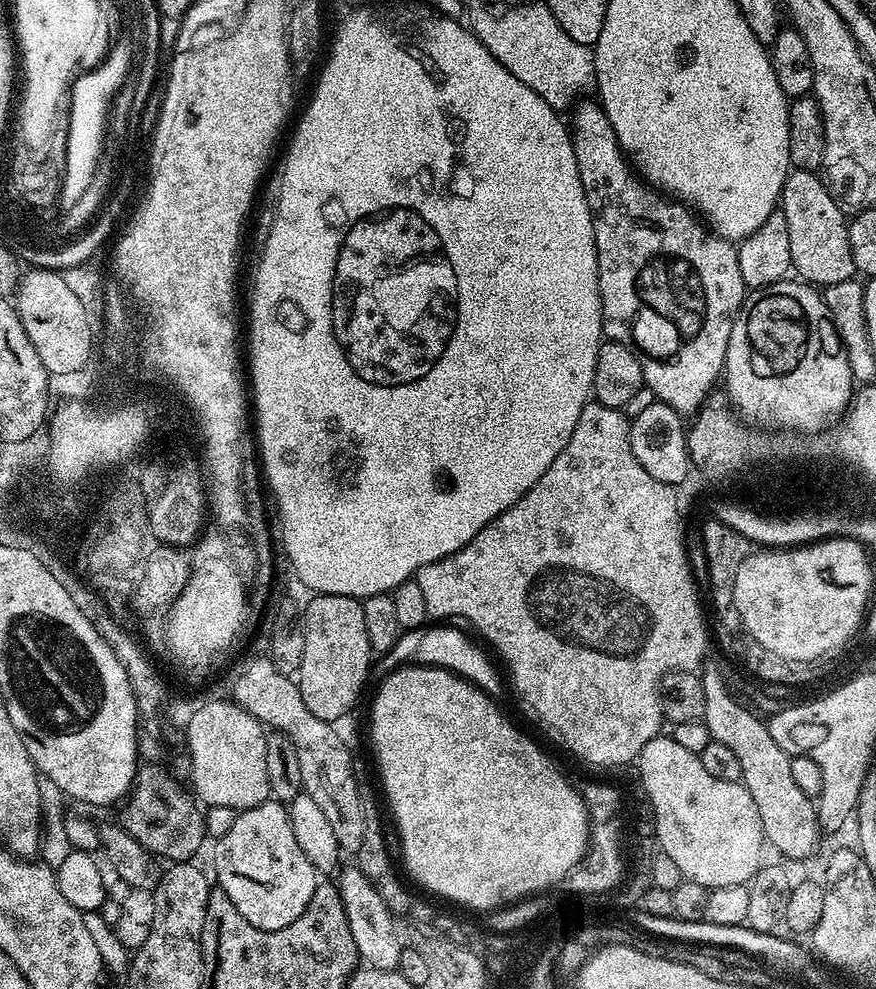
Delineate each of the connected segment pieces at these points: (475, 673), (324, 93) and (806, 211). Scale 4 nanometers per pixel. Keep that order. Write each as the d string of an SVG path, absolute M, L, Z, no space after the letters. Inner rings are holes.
M433 626L405 631L398 643L375 661L372 668L373 677L378 680L384 679L392 671L396 671L399 667L412 663L423 667L445 668L450 672L455 672L457 675L464 677L465 680L471 681L472 684L475 684L476 687L482 689L489 696L500 698L500 695L504 692L504 684L506 688L505 679L503 682L499 672L491 660L484 654L483 650L476 646L462 631L456 628L450 626Z
M397 2L397 3L396 3L396 5L395 5L395 12L379 12L379 11L376 11L376 12L359 12L359 13L358 13L358 15L356 15L356 17L354 17L354 18L353 18L353 19L352 19L352 20L348 20L348 25L346 25L346 26L345 26L345 28L344 28L344 29L343 29L343 30L340 30L340 29L338 29L338 28L336 28L336 29L335 29L335 32L334 32L334 36L335 36L335 37L334 37L334 38L333 38L333 40L332 40L332 53L330 53L330 54L329 54L329 56L328 56L328 61L326 61L326 62L325 62L325 64L324 64L324 69L322 69L322 70L321 70L321 72L320 72L320 77L318 77L318 78L317 78L317 80L316 80L316 89L314 89L314 90L313 90L313 92L312 92L312 97L310 97L310 98L309 98L309 100L308 100L308 105L306 105L306 106L305 106L305 108L304 108L304 113L302 113L302 114L301 114L301 116L300 116L300 121L298 121L298 122L297 122L297 124L296 124L296 129L294 129L294 130L293 130L293 132L292 132L292 141L290 141L290 142L289 142L289 144L288 144L288 153L286 153L286 154L285 154L285 156L284 156L284 169L282 169L282 170L281 170L281 172L280 172L280 197L278 197L278 198L277 198L277 200L276 200L276 217L274 217L274 218L273 218L273 220L272 220L272 225L270 225L270 226L269 226L269 228L268 228L268 237L266 237L266 238L265 238L265 240L264 240L264 253L262 253L262 254L261 254L261 256L260 256L260 261L258 261L258 262L257 262L257 264L256 264L256 277L254 277L254 278L253 278L253 280L252 280L252 305L250 305L250 306L249 306L249 308L248 308L248 356L247 356L247 352L246 352L246 364L247 364L247 367L248 367L248 364L249 364L249 366L250 366L250 367L252 367L252 376L251 376L251 372L250 372L250 400L251 400L251 403L252 403L252 404L253 404L253 405L254 405L254 403L256 403L256 432L255 432L255 431L254 431L254 436L255 436L255 439L256 439L256 440L257 440L257 441L258 441L258 456L259 456L259 452L260 452L260 460L261 460L261 461L260 461L260 460L259 460L259 463L260 463L260 464L261 464L261 465L262 465L262 476L263 476L263 479L264 479L264 480L265 480L265 481L266 481L266 479L268 479L268 488L269 488L269 490L270 490L270 491L272 491L272 496L273 496L273 498L274 498L274 499L276 499L276 508L277 508L277 510L278 510L278 511L280 511L280 536L281 536L281 538L282 538L282 539L284 539L284 552L285 552L285 554L286 554L286 555L288 555L288 560L289 560L289 562L290 562L290 563L292 563L292 568L293 568L293 570L294 570L294 571L296 571L296 576L297 576L297 578L298 578L298 579L300 579L300 580L301 580L301 582L302 582L302 583L304 583L304 584L305 584L305 586L306 586L306 587L308 587L308 588L313 588L313 589L312 589L312 590L311 590L311 591L312 591L312 592L313 592L313 593L316 593L316 594L323 594L323 595L326 595L326 596L355 596L355 597L357 597L357 598L363 598L363 597L366 597L366 596L382 596L382 595L385 595L385 594L391 594L391 593L393 593L393 592L395 592L395 590L396 590L396 588L397 588L397 587L398 587L398 586L399 586L399 585L400 585L400 584L404 584L404 583L405 583L405 582L407 582L407 581L408 581L408 580L411 580L411 579L413 579L413 577L415 577L415 575L416 575L416 572L417 572L417 570L418 570L418 569L420 569L420 568L421 568L421 567L422 567L422 566L426 566L426 565L427 565L427 564L433 564L433 563L434 563L434 562L438 562L438 561L439 561L439 560L441 560L441 559L442 559L442 558L446 558L446 557L447 557L447 556L452 556L452 555L453 555L453 554L454 554L454 553L455 553L455 552L460 552L460 551L462 551L462 549L464 549L464 547L465 547L465 546L467 546L467 545L468 545L468 543L470 543L470 542L471 542L471 541L472 541L472 540L473 540L473 539L474 539L474 537L476 537L476 535L478 535L478 533L480 533L480 531L481 531L481 530L483 530L483 528L484 528L484 527L486 527L486 526L487 526L487 525L488 525L488 524L489 524L489 523L490 523L490 522L494 522L494 521L495 521L495 520L497 520L497 518L498 518L498 517L499 517L499 516L501 516L501 514L502 514L502 513L503 513L503 512L505 512L505 511L506 511L506 510L510 510L510 508L511 508L511 507L512 507L512 506L514 506L514 505L515 505L515 504L516 504L516 503L517 503L517 502L518 502L518 501L520 501L520 499L521 499L521 498L523 498L523 496L524 496L524 495L526 495L526 494L527 494L527 492L528 492L528 491L530 491L530 489L531 489L531 488L532 488L532 487L534 487L534 486L535 486L535 485L536 485L536 483L537 483L537 482L538 482L538 480L539 480L539 479L540 479L540 478L542 478L542 476L543 476L543 475L544 475L544 474L546 474L546 470L550 470L550 464L551 464L551 463L552 463L552 462L554 462L554 460L555 460L555 459L556 459L556 458L558 458L558 456L559 456L559 455L560 455L560 454L562 454L562 450L563 450L563 449L564 449L564 447L565 447L565 446L566 446L566 444L567 444L567 443L568 443L568 442L570 442L570 438L571 438L571 437L572 437L572 435L573 435L573 434L574 434L574 430L575 430L575 429L576 429L576 427L577 427L577 426L578 426L578 422L579 422L579 421L580 421L580 415L581 415L581 414L582 414L582 410L583 410L583 409L584 409L584 408L585 408L585 407L586 407L586 406L587 406L587 404L588 404L588 403L589 403L589 402L590 402L590 397L591 397L591 396L592 396L592 383L593 383L593 382L594 382L594 374L595 374L595 373L596 373L596 359L597 359L597 358L598 358L598 354L599 354L599 353L600 353L600 345L601 345L601 343L602 343L602 337L603 337L603 336L604 336L604 311L603 311L603 310L602 310L602 306L601 306L601 305L600 305L600 282L599 282L599 274L598 274L598 254L597 254L597 253L596 253L596 239L595 239L595 238L594 238L594 222L593 222L593 221L592 221L592 211L591 211L591 210L590 210L590 206L589 206L589 205L588 205L588 199L587 199L587 198L586 198L586 190L585 190L585 189L584 189L584 187L583 187L583 186L582 186L582 178L581 178L581 177L580 177L580 171L579 171L579 170L578 170L578 158L577 158L577 157L576 157L576 155L575 155L575 154L574 154L574 146L573 146L573 145L572 145L572 134L571 134L571 131L570 131L570 128L569 128L569 125L568 125L568 124L567 124L567 123L565 123L565 121L564 121L564 124L563 124L563 122L562 122L562 121L560 121L560 116L561 116L561 113L560 113L560 112L559 112L559 111L557 111L557 109L555 109L555 108L552 108L552 107L551 107L551 106L550 106L550 105L548 105L548 104L547 104L547 102L545 102L545 101L544 101L544 100L543 100L543 98L541 98L541 97L540 97L540 96L539 96L539 95L538 95L538 94L536 94L536 93L535 93L535 92L534 92L534 90L532 90L532 89L530 89L530 87L528 87L528 86L526 86L526 85L524 85L524 84L523 84L523 83L522 83L522 82L520 82L520 81L518 81L518 79L517 79L517 78L514 78L514 75L513 75L513 74L510 74L510 70L508 70L508 69L507 69L507 68L506 68L506 66L504 66L504 65L503 65L503 64L502 64L502 62L500 62L500 61L498 61L498 59L496 59L496 57L494 57L494 55L492 55L492 53L491 53L491 52L490 52L490 50L488 50L488 49L487 49L487 48L486 48L486 46L484 46L484 45L483 45L483 44L482 44L482 42L481 42L481 41L480 41L480 40L479 40L479 39L478 39L478 38L477 38L477 37L476 37L476 36L475 36L475 34L473 34L473 33L472 33L472 32L471 32L471 30L470 30L470 29L469 29L469 28L468 28L468 27L467 27L467 26L465 26L465 25L464 25L464 24L463 24L463 23L461 23L461 21L460 21L460 20L459 20L459 19L452 19L452 18L450 18L450 17L446 17L446 16L443 16L443 15L440 15L440 14L439 14L439 13L438 13L438 12L437 12L437 11L436 11L436 10L433 10L433 9L432 9L432 8L431 8L431 7L429 7L429 9L428 9L428 8L419 8L419 6L418 6L418 5L416 5L416 4L404 4L404 2Z
M801 168L789 171L778 208L786 218L792 267L801 281L812 286L827 286L846 282L857 275L845 209L833 198L828 185L817 173Z

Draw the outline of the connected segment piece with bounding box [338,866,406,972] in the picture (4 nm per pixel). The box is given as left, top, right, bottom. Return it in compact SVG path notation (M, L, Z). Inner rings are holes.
M357 866L341 867L338 872L340 897L346 910L346 922L350 922L350 935L354 938L357 957L374 970L395 972L399 969L405 941L400 941L400 928L396 925L398 916L391 912L382 900L382 894L370 878Z

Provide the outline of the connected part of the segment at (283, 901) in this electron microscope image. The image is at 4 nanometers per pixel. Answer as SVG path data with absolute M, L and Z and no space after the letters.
M266 799L258 806L237 811L234 827L211 845L215 883L234 902L238 914L258 930L282 930L310 906L318 873L294 839L288 809L279 800Z

